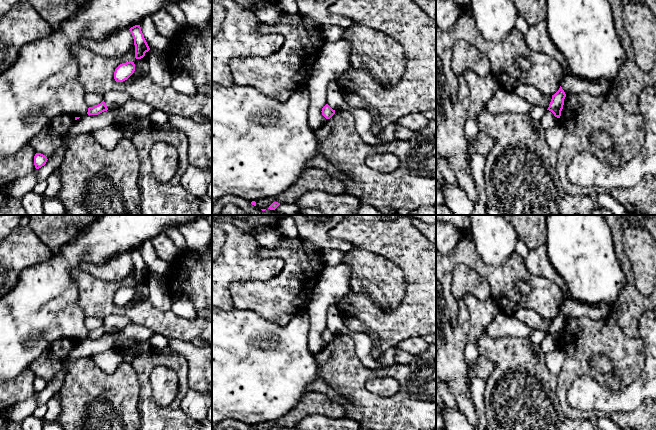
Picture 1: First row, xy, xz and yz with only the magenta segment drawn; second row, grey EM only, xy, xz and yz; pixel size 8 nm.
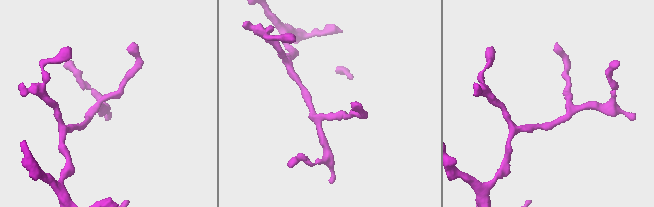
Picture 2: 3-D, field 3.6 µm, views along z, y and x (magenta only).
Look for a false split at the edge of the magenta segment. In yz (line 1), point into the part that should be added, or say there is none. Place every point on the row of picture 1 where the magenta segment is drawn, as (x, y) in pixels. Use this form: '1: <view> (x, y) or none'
1: none

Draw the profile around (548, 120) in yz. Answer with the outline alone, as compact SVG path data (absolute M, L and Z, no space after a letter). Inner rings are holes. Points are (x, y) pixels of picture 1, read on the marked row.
M544 110L544 115L540 120L540 125L545 129L552 128L558 125L558 118L549 110Z

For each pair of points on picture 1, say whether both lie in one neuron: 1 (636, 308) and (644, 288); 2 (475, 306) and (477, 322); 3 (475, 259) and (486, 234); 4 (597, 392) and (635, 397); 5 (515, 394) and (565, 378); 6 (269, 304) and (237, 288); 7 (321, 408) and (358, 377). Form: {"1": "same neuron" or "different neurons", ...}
{"1": "different neurons", "2": "same neuron", "3": "different neurons", "4": "same neuron", "5": "different neurons", "6": "same neuron", "7": "different neurons"}

